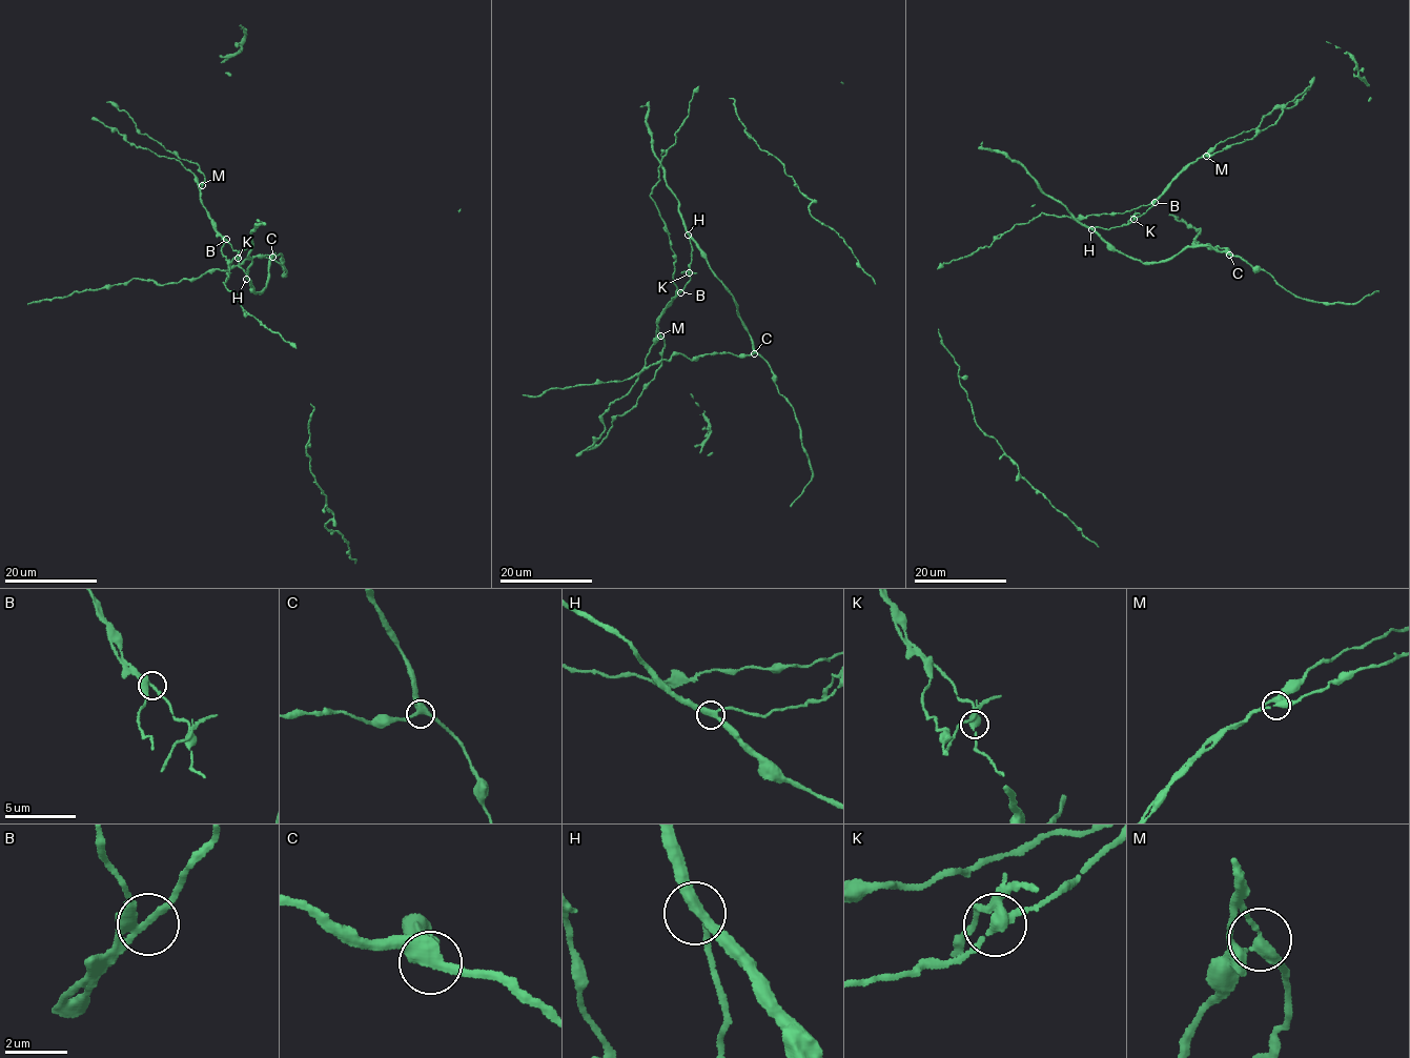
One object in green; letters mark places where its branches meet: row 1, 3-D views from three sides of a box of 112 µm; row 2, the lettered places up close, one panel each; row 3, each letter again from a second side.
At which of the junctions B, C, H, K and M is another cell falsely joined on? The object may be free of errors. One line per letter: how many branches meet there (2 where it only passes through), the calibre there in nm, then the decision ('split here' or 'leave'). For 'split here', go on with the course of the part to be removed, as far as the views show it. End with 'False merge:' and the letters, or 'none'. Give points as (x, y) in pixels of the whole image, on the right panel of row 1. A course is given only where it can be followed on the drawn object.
B: 3 | 280 nm | leave
C: 3 | 400 nm | leave
H: 3 | 320 nm | leave
K: 4 | 280 nm | split here
M: 4 | 280 nm | leave
False merge: K

